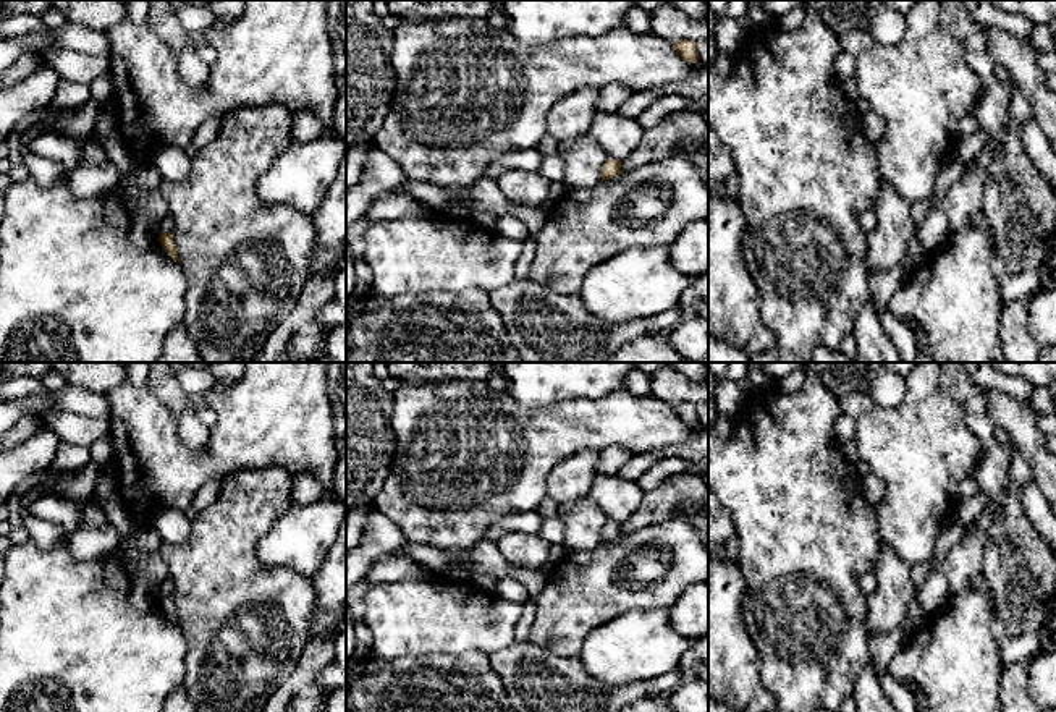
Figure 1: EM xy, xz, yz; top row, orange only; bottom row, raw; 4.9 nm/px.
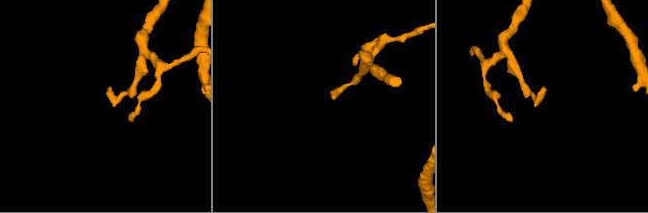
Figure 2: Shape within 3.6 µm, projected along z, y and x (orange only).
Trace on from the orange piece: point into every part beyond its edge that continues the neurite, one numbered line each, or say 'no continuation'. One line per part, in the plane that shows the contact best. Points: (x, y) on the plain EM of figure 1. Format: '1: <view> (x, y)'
no continuation

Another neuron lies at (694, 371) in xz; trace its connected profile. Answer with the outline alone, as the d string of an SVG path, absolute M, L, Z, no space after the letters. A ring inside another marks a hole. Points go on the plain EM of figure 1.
M665 362L666 367L686 375L694 382L708 382L708 366L705 362Z

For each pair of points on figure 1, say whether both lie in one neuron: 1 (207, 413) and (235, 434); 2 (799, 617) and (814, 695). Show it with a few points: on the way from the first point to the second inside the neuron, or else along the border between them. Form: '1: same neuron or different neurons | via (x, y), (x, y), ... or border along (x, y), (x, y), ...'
1: different neurons | border along (211, 405), (215, 423), (209, 429)
2: same neuron | via (812, 636), (814, 675)

